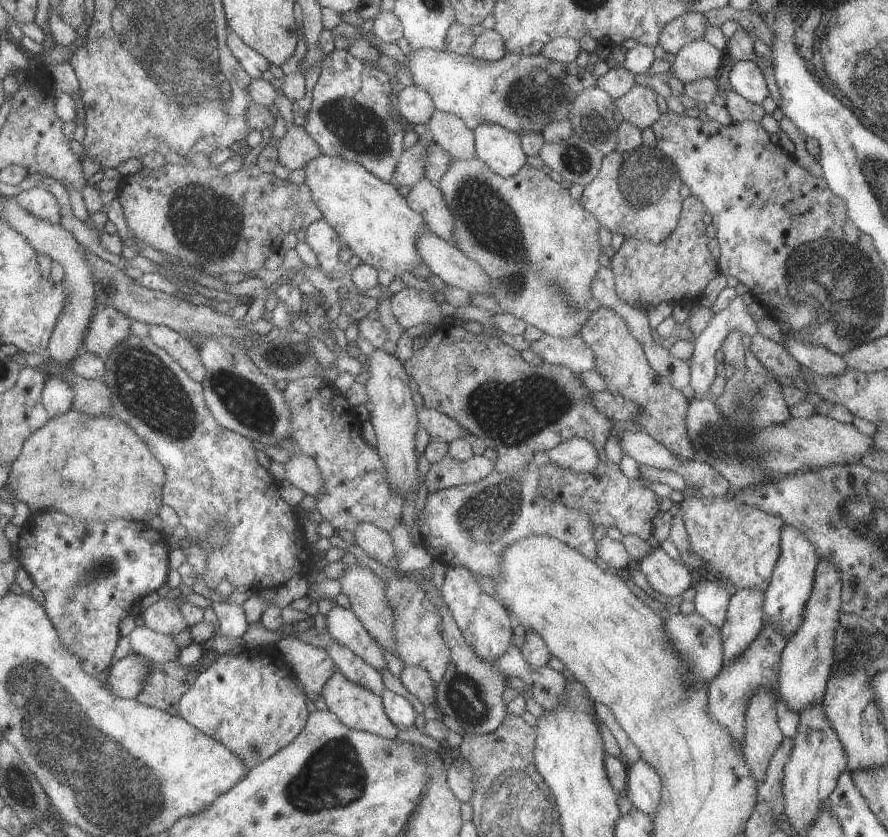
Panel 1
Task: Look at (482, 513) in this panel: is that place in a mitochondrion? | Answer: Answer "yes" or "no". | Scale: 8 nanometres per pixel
yes

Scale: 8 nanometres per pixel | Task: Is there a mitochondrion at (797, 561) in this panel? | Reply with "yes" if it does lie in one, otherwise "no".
no

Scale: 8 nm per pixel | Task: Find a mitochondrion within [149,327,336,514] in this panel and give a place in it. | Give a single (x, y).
(243, 402)

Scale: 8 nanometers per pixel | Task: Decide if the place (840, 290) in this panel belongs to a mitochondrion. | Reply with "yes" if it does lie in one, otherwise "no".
yes

